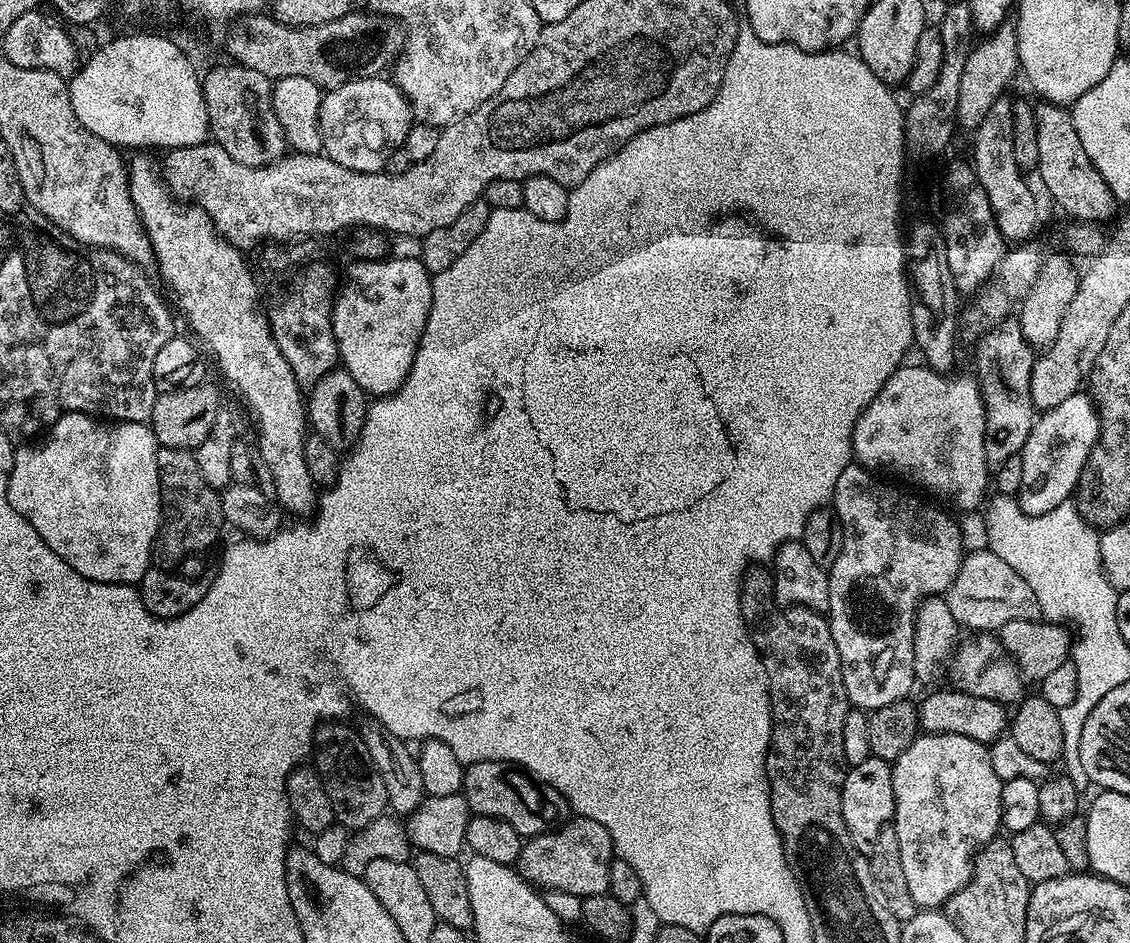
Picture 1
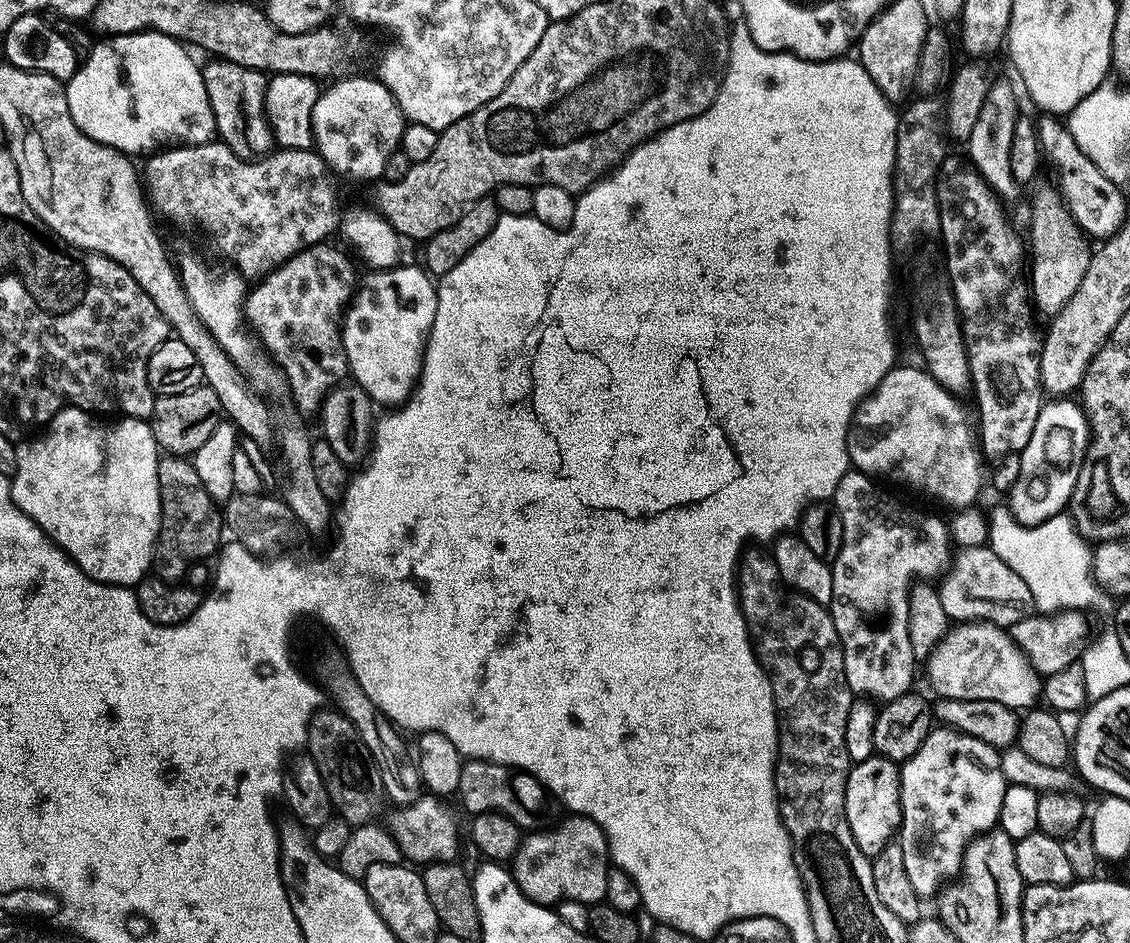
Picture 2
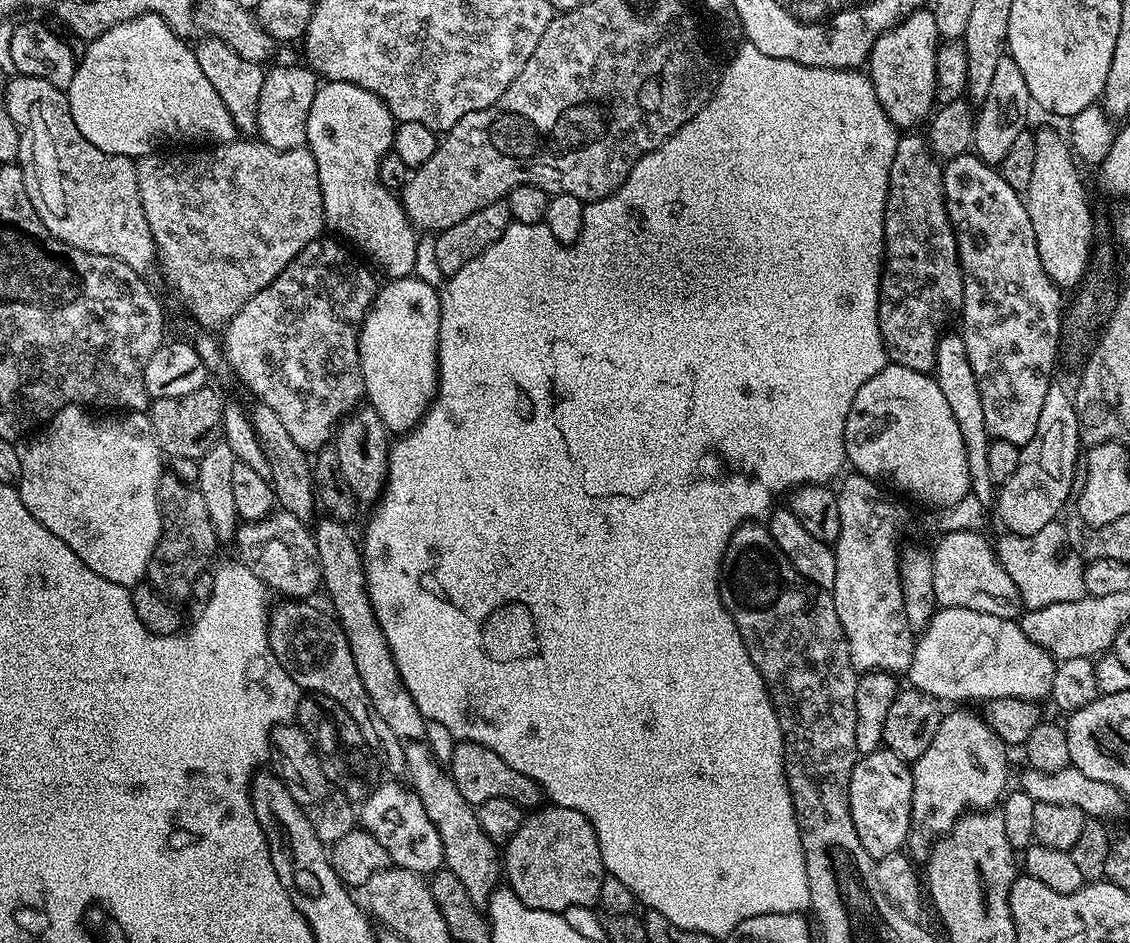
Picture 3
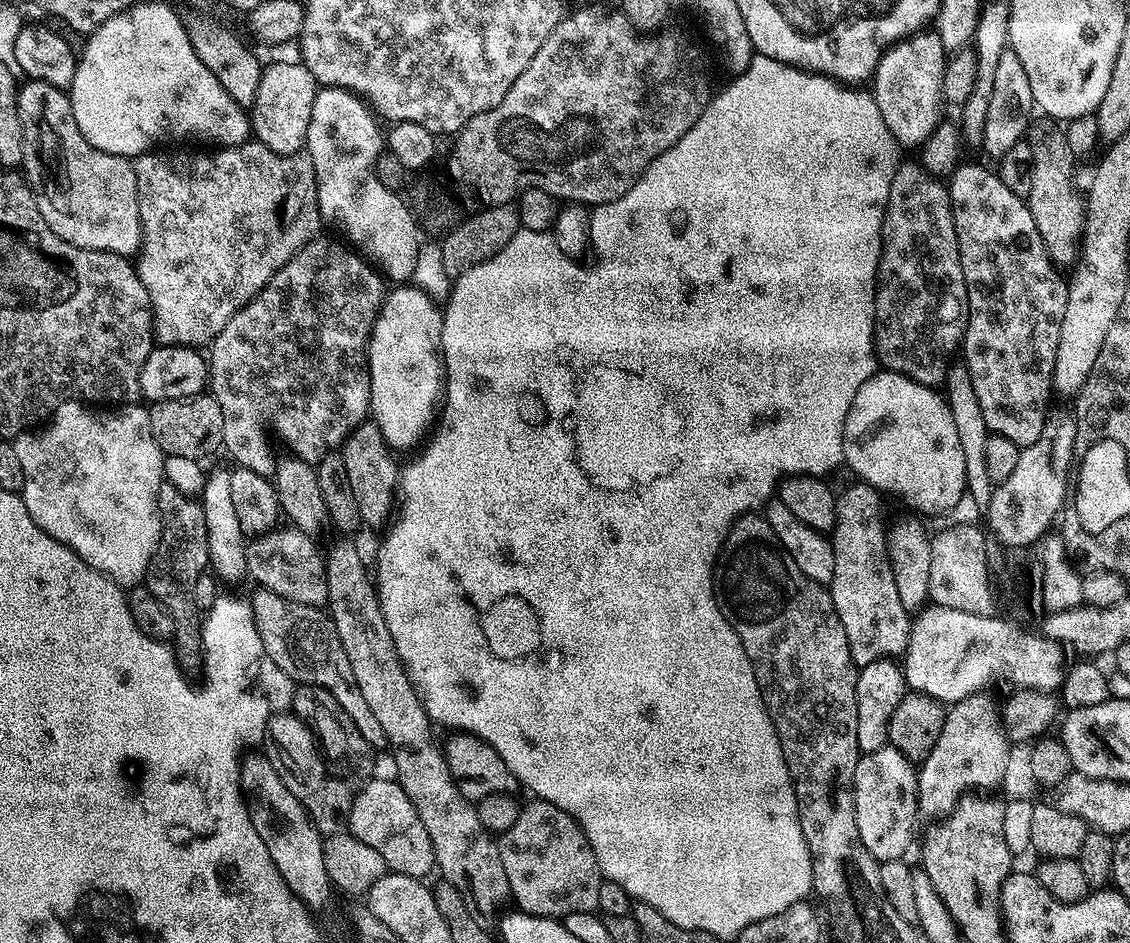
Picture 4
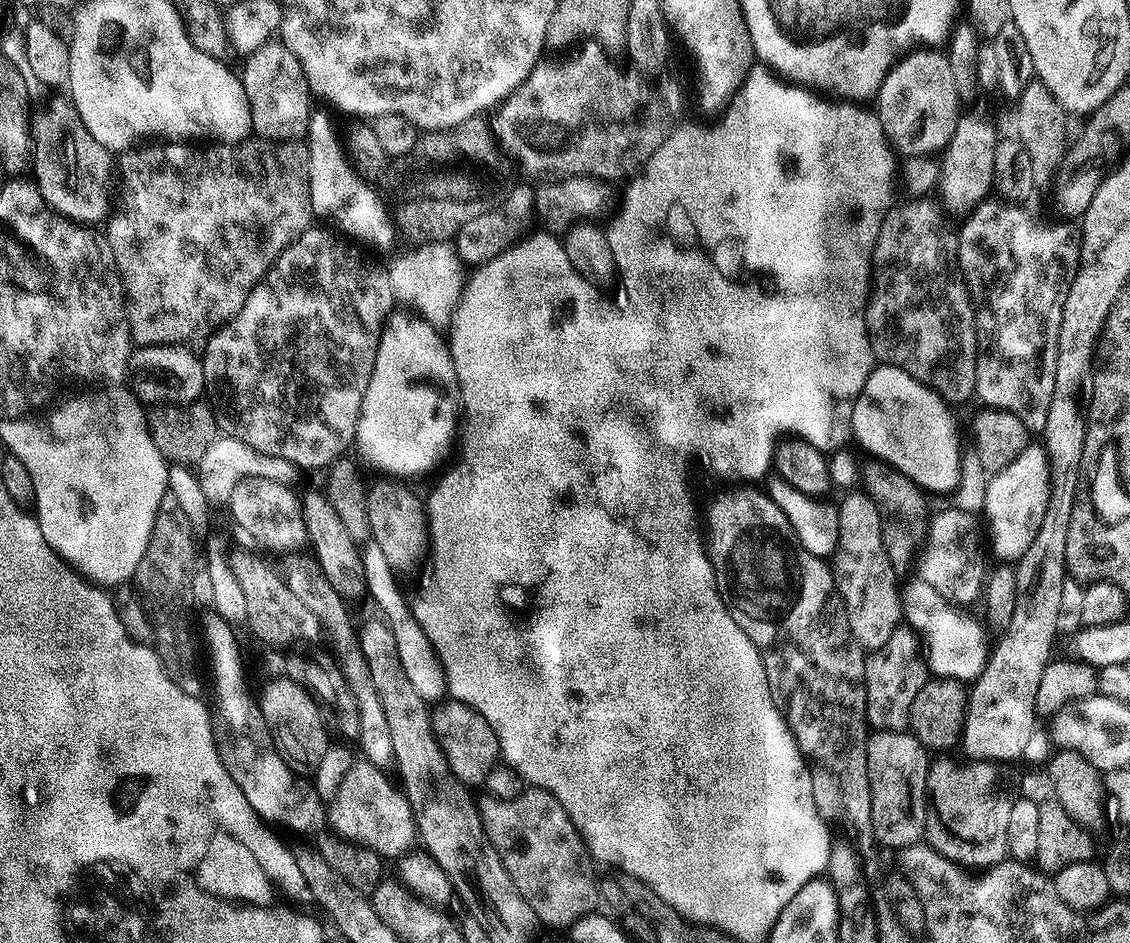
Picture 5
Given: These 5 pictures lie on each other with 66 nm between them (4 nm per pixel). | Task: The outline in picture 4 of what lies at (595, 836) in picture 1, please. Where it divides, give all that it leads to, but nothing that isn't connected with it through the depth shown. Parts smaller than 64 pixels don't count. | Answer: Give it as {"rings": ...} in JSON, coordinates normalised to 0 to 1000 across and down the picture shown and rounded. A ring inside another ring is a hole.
{"rings":[[[477,846],[472,853],[463,854],[458,872],[451,876],[451,880],[442,883],[441,894],[444,918],[448,923],[450,945],[452,953],[457,954],[456,962],[470,971],[498,973],[509,967],[527,967],[529,964],[529,940],[533,932],[529,910],[526,910],[526,901],[513,879],[513,873],[504,863],[501,863],[486,848]]]}

